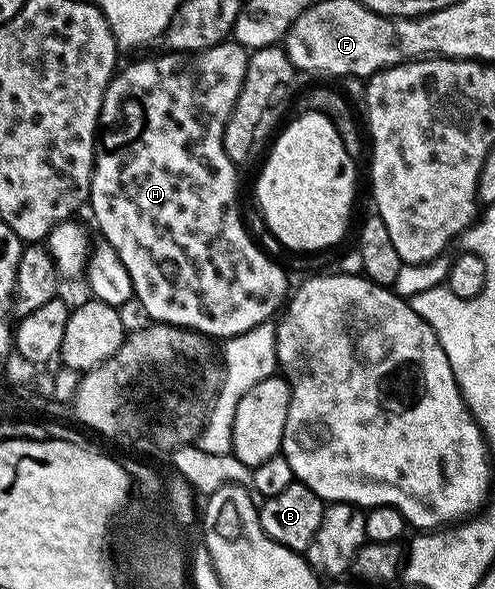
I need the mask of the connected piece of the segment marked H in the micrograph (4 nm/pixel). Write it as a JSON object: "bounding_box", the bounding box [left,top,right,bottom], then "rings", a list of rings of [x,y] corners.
{"bounding_box":[87,42,287,338],"rings":[[[222,42],[198,52],[169,50],[164,53],[166,56],[149,56],[146,60],[137,60],[134,64],[127,65],[126,68],[124,65],[114,75],[105,92],[103,108],[104,123],[107,122],[109,125],[106,128],[104,125],[97,137],[93,154],[93,177],[87,201],[88,207],[93,207],[93,216],[97,219],[98,230],[105,235],[102,236],[104,243],[115,248],[115,253],[119,254],[119,258],[126,266],[133,283],[136,303],[141,303],[142,310],[149,315],[148,319],[159,324],[173,324],[176,328],[192,328],[194,332],[200,332],[202,336],[210,338],[238,336],[255,326],[272,321],[287,300],[284,270],[275,261],[268,260],[257,249],[256,242],[249,237],[249,232],[245,229],[244,222],[241,221],[241,208],[237,205],[238,169],[231,162],[231,158],[227,158],[227,150],[223,146],[223,134],[229,121],[229,115],[239,98],[239,90],[245,81],[245,73],[240,67],[229,68],[227,45],[228,43]]]}

